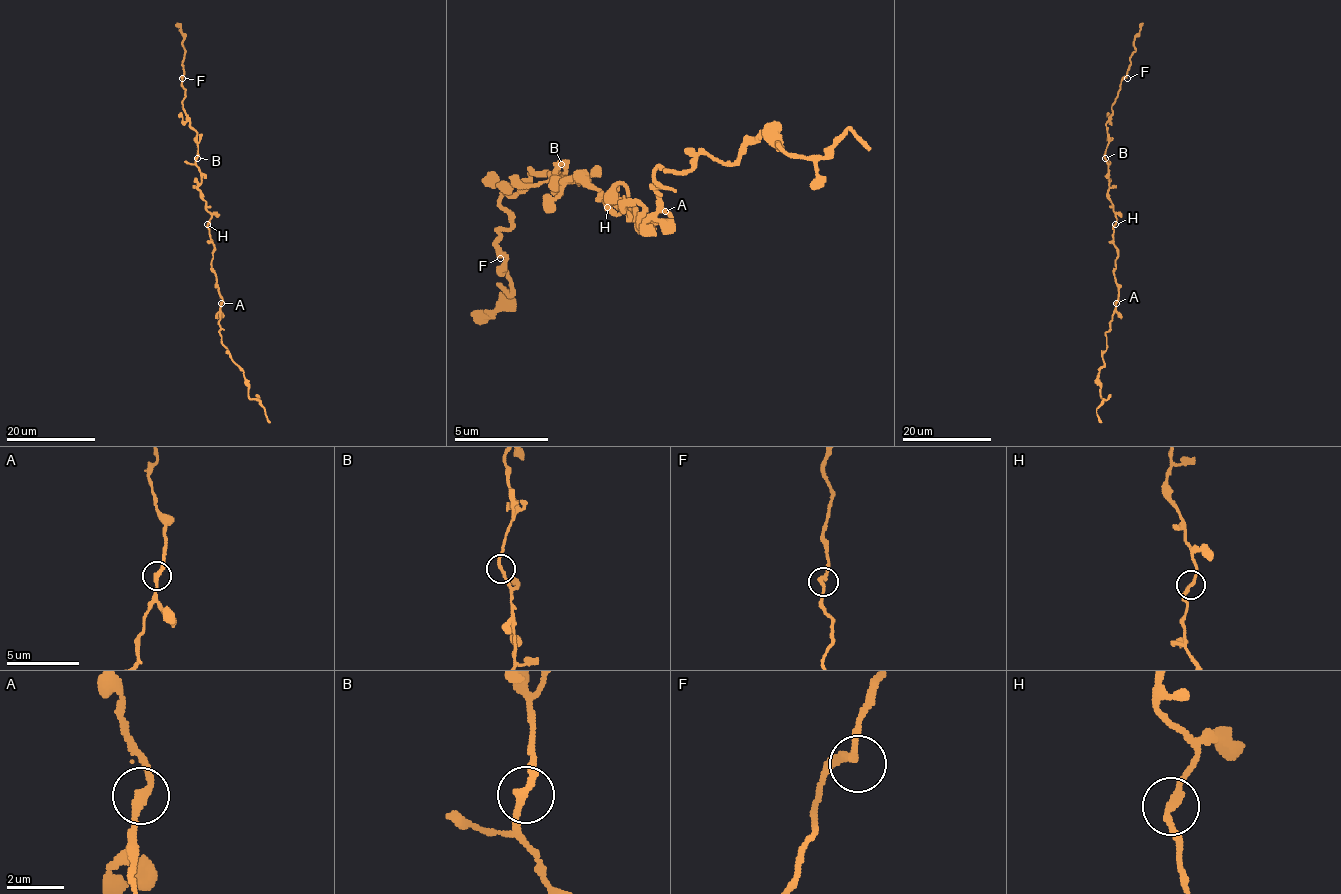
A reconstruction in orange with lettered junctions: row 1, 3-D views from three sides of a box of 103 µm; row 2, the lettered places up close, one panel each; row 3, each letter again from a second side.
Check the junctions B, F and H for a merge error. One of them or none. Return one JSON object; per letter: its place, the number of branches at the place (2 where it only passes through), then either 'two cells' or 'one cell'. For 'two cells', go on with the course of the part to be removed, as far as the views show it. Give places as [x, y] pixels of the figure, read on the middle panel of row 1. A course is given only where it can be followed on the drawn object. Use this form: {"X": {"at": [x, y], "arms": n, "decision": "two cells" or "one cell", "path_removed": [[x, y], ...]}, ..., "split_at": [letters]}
{"B": {"at": [561, 164], "arms": 2, "decision": "one cell"}, "F": {"at": [500, 258], "arms": 2, "decision": "one cell"}, "H": {"at": [607, 207], "arms": 2, "decision": "one cell"}, "split_at": []}

